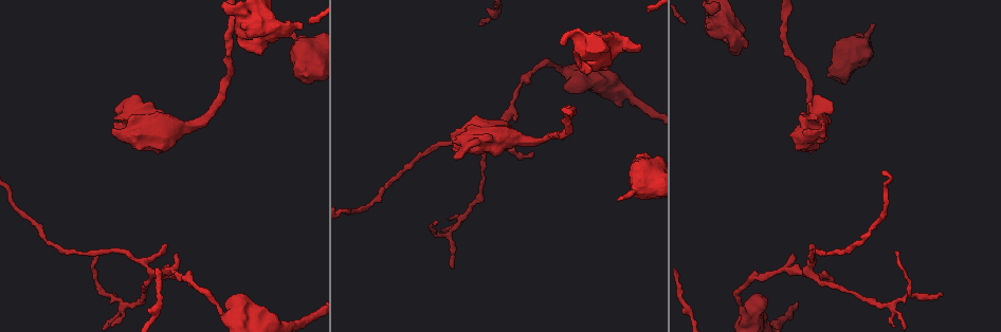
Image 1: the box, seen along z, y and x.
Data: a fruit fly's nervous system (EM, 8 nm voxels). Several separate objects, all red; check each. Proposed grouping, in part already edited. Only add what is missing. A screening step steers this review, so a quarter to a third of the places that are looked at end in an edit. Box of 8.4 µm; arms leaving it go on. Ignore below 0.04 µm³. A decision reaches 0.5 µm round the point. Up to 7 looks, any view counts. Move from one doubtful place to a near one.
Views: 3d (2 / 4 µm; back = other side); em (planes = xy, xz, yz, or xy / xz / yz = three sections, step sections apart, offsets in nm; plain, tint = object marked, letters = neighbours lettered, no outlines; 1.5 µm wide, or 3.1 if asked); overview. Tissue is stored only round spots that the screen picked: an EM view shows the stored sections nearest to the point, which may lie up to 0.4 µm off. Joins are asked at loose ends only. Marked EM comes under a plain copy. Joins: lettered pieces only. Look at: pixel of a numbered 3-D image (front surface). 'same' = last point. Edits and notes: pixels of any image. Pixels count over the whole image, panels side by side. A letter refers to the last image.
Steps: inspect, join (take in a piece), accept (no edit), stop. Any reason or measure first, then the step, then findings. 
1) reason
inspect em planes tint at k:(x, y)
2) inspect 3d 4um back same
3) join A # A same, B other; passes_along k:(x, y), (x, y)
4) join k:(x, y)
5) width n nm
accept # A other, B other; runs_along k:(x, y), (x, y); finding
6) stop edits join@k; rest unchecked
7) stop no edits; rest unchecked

branch stops here
inspect 3d 4um at 1:(302, 28)

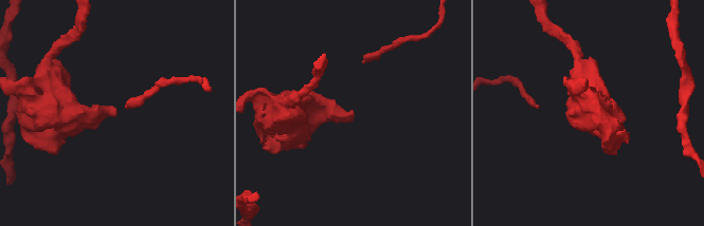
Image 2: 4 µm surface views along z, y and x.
inspect em planes letters at 2:(352, 111)

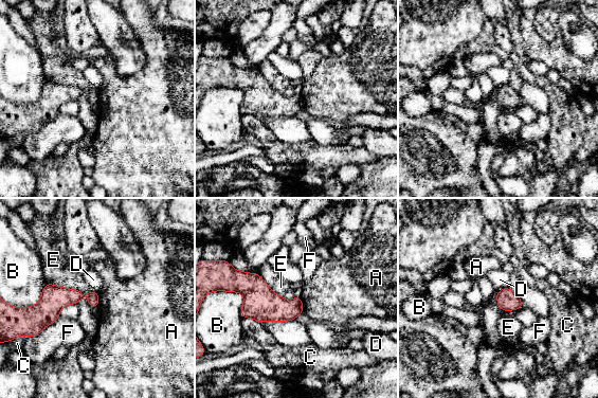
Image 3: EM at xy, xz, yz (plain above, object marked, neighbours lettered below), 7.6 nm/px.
accept # A other, B other, C other, D other, E other, F other; border 3:(47, 282), (82, 291), (90, 308); no lettered piece goes on from it

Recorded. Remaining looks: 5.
tapers out
inspect 3d 2um back at 1:(618, 201)

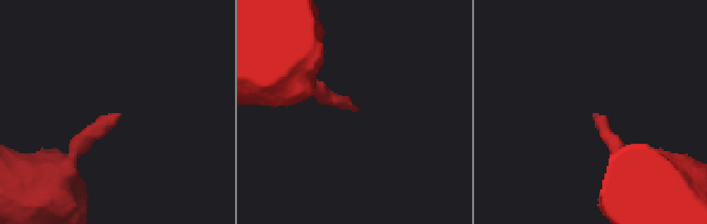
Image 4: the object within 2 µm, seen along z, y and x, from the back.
inspect em planes letters at 4:(595, 116)

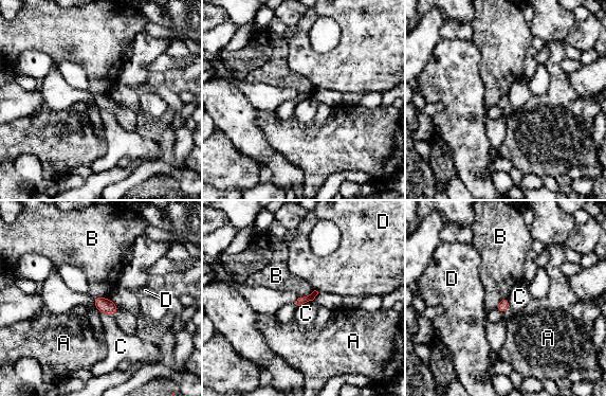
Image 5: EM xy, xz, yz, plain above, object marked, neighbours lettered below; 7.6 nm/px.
accept # A other, B other, C other, D other; none of them fits

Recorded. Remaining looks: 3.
free end
inspect 3d 2um at 1:(115, 126)

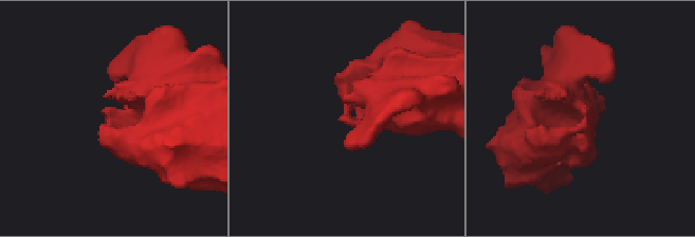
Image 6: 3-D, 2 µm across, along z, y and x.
inspect em planes tint at 6:(583, 121)

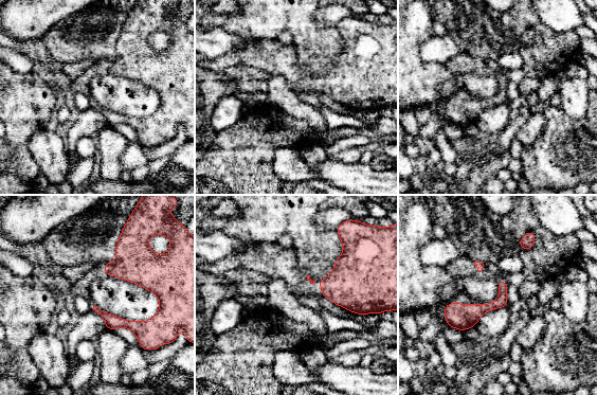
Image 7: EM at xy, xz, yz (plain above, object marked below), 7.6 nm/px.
inspect em planes letters same

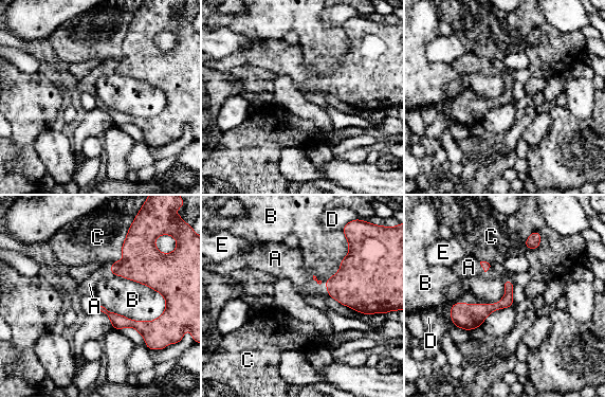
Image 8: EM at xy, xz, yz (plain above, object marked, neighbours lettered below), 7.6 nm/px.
join A # A same, B other, C other, D other, E other; it goes on there

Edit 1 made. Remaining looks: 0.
stop edits join@8; rest unchecked

